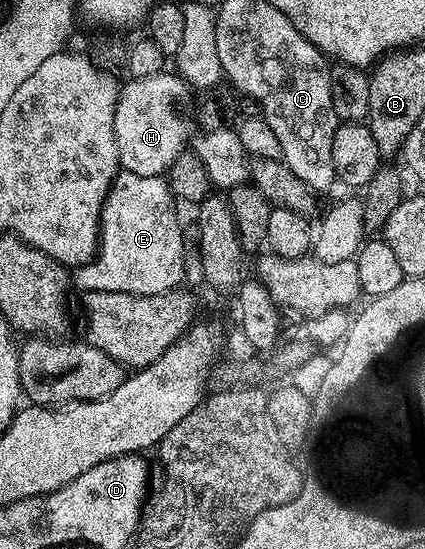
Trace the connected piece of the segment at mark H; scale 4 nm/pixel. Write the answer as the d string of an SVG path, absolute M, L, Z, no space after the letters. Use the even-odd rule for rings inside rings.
M156 73L142 77L128 78L128 83L122 84L117 109L115 110L115 140L119 154L119 166L129 173L140 174L141 177L162 176L170 172L173 161L188 146L187 127L181 116L175 112L175 103L179 103L189 92L189 86L178 73Z

